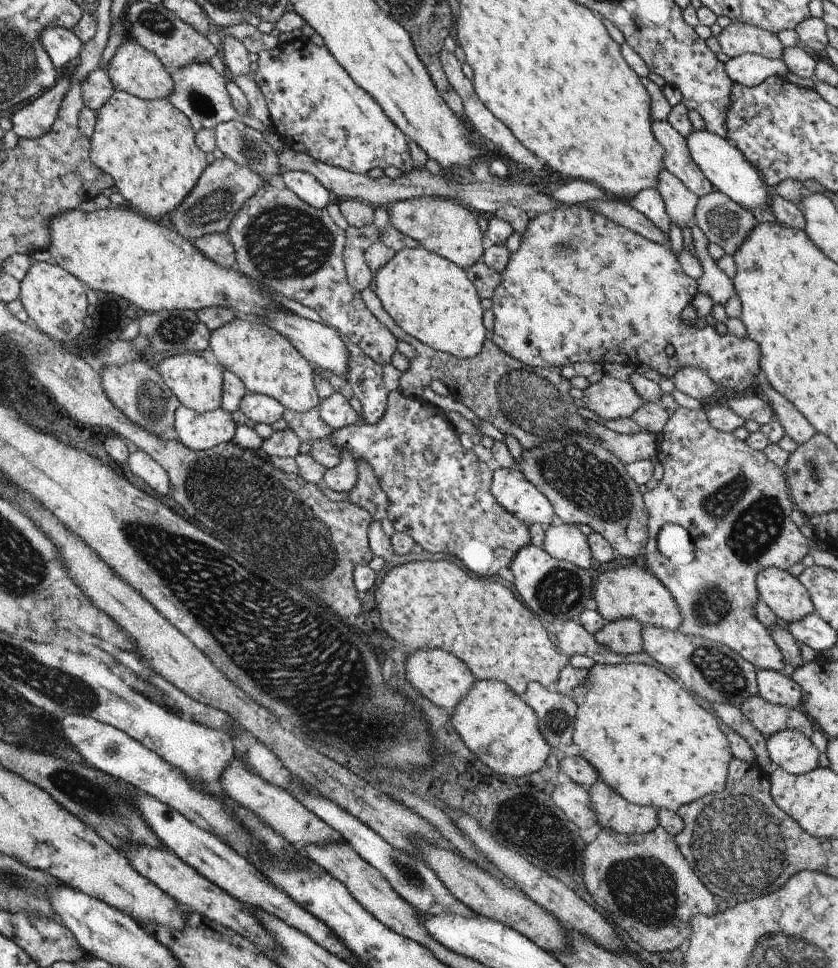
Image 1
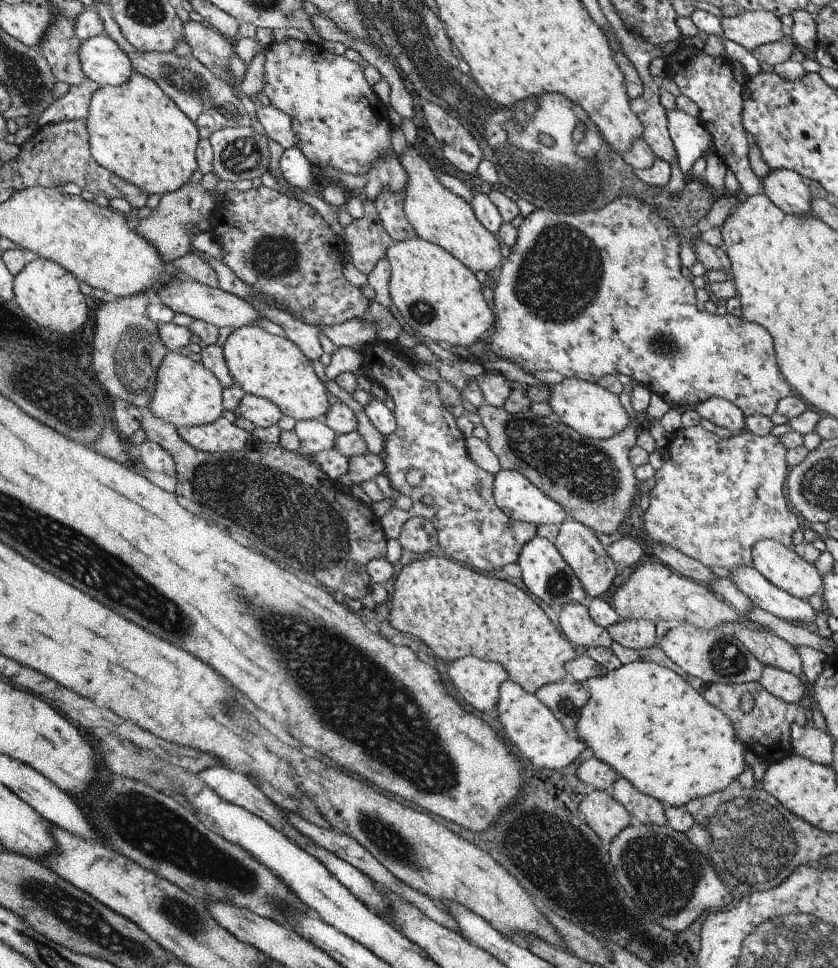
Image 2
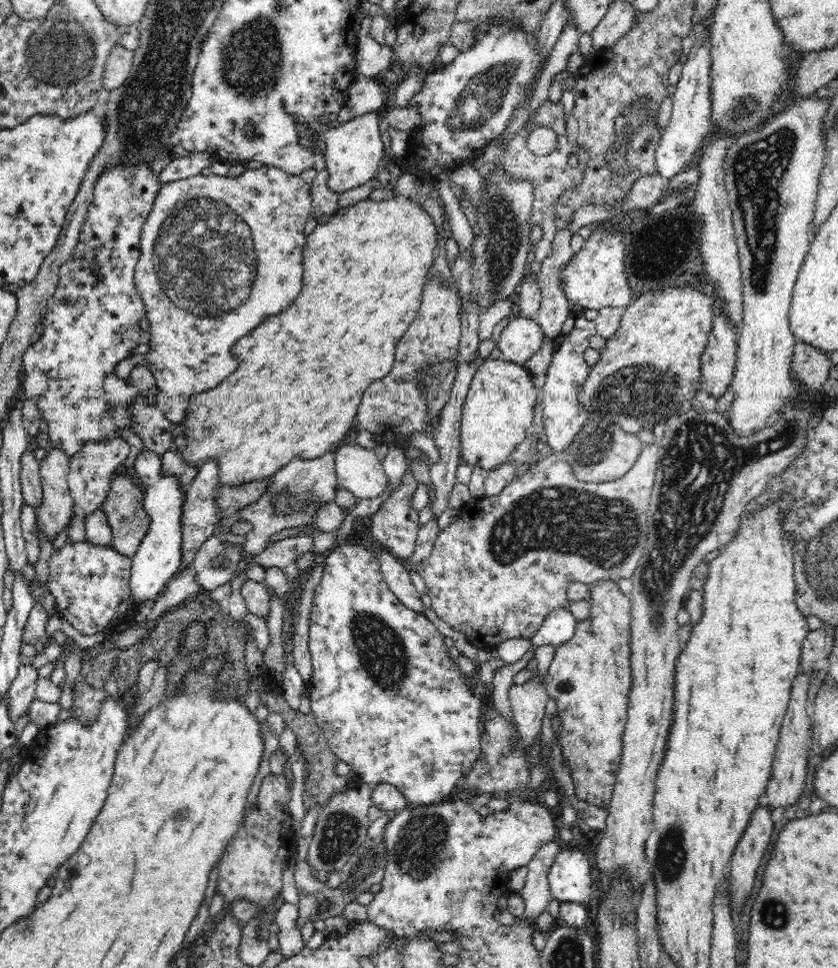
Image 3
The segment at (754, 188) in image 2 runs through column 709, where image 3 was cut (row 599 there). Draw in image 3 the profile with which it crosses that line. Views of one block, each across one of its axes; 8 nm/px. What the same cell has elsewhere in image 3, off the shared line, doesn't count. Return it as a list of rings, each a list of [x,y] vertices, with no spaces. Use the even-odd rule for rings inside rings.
[[[86,541],[66,542],[61,548],[53,550],[48,560],[48,570],[50,574],[48,574],[45,585],[55,598],[55,609],[78,632],[86,636],[92,636],[92,634],[98,634],[98,632],[107,632],[107,627],[112,630],[111,620],[114,618],[118,619],[118,621],[124,620],[124,618],[134,620],[136,604],[132,600],[129,587],[132,561],[127,556],[122,556],[119,552],[106,545],[95,545]]]

